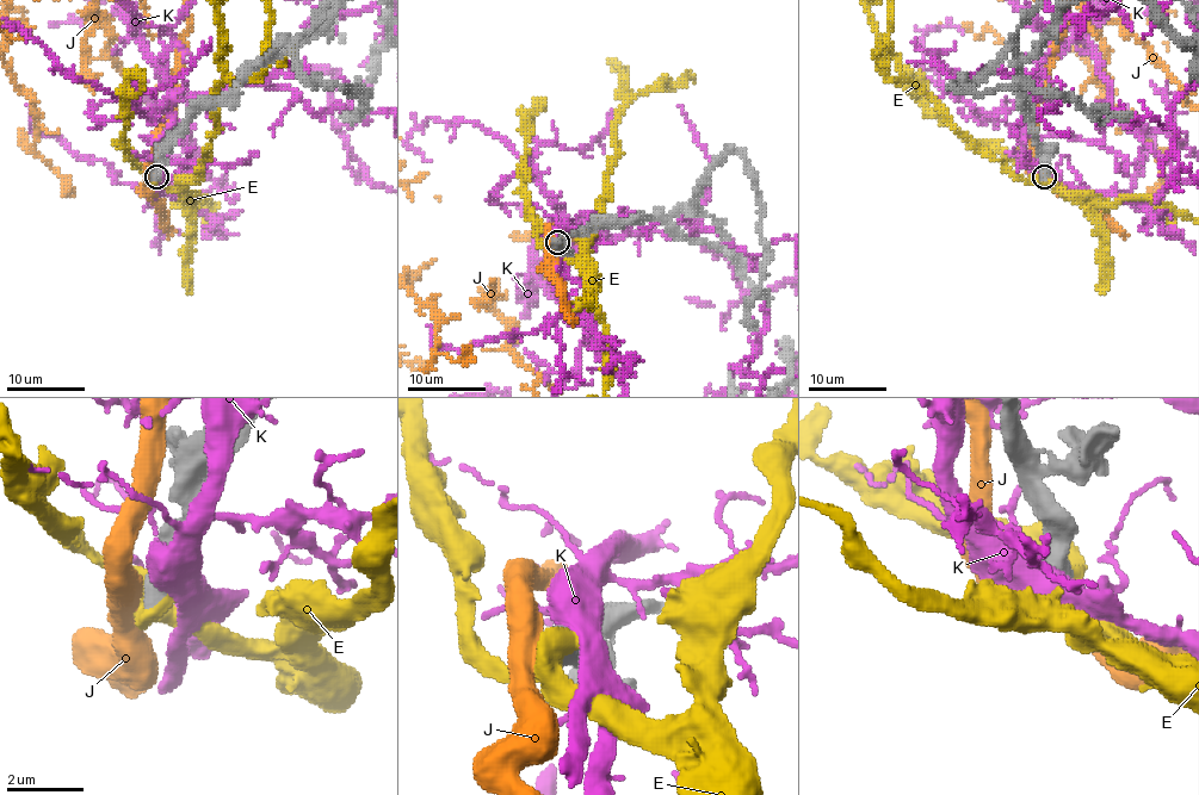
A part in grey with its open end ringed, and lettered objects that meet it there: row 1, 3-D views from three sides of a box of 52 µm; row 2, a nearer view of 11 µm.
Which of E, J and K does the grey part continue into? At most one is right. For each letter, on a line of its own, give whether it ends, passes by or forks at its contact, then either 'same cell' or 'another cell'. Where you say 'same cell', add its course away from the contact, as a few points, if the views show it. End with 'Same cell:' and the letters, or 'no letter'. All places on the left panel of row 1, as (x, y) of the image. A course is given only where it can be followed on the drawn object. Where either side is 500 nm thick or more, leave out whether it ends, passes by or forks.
E: same cell
J: another cell
K: another cell
Same cell: E

